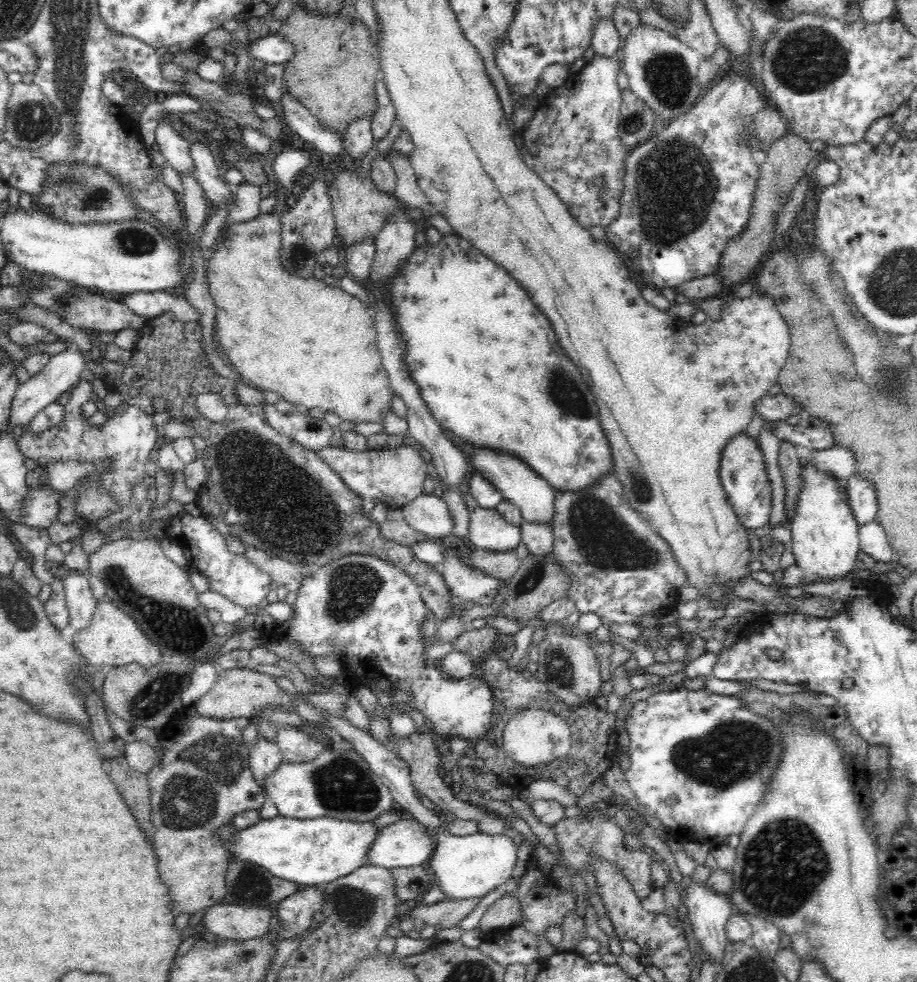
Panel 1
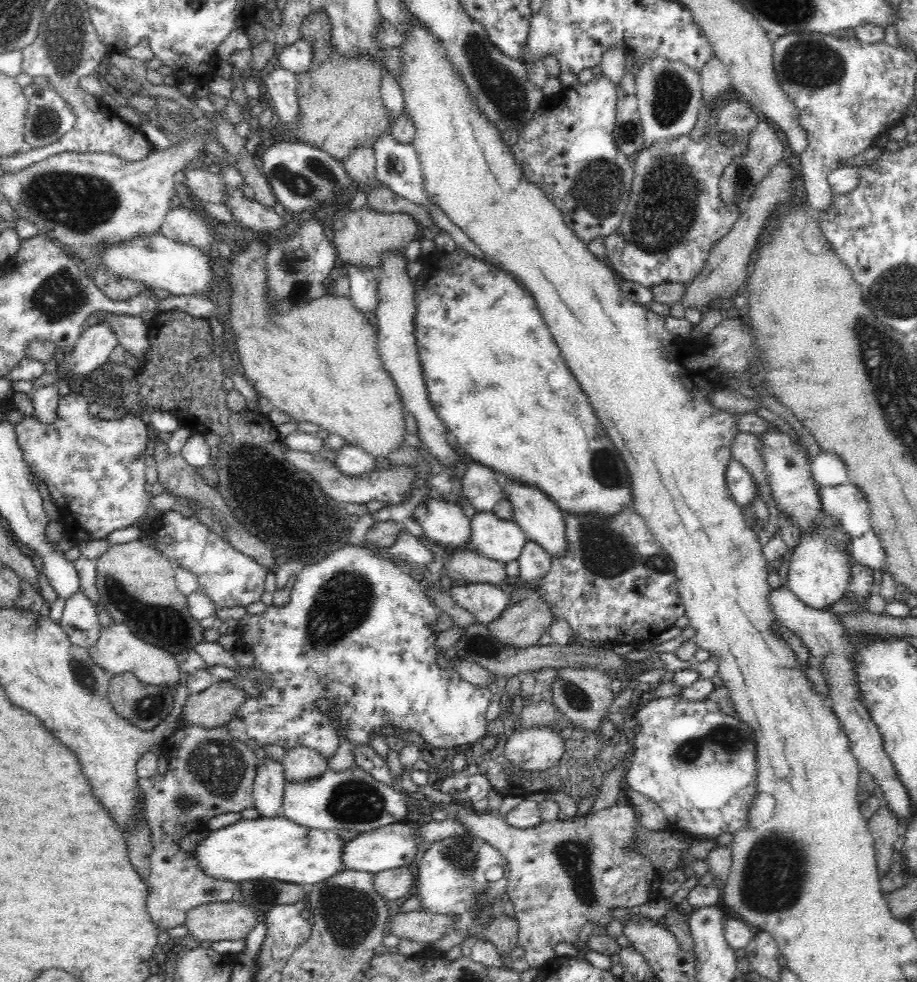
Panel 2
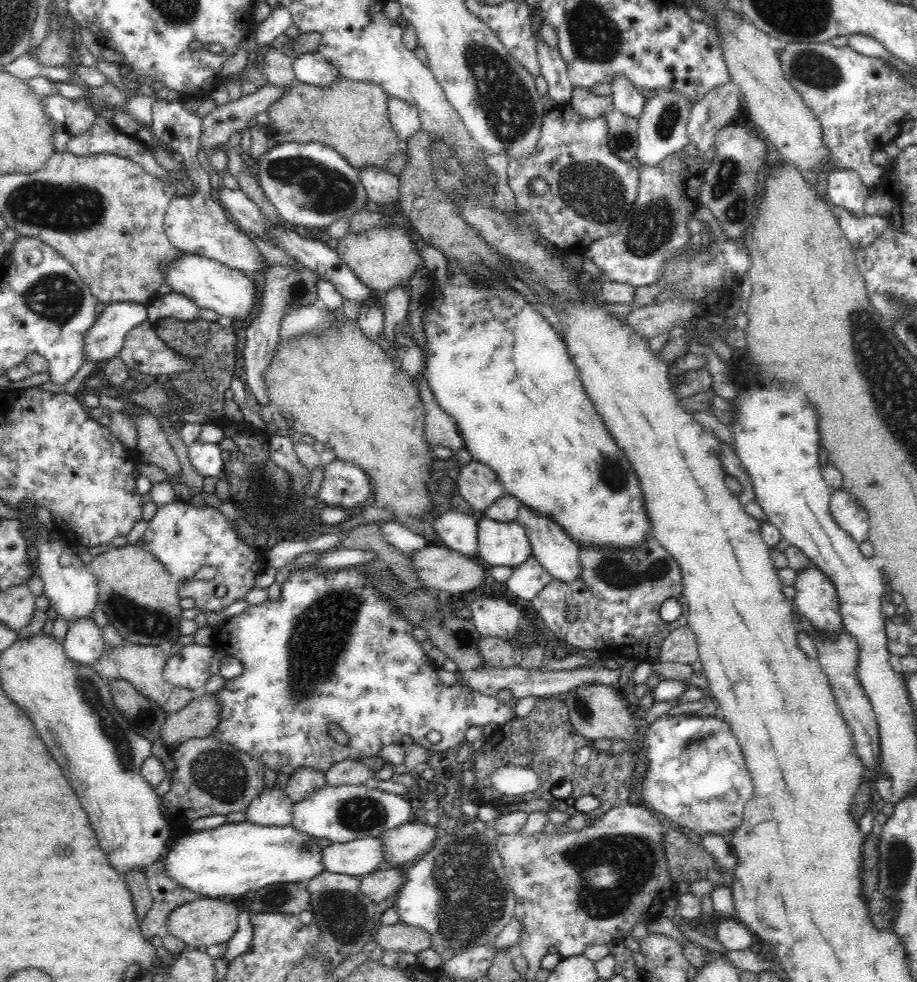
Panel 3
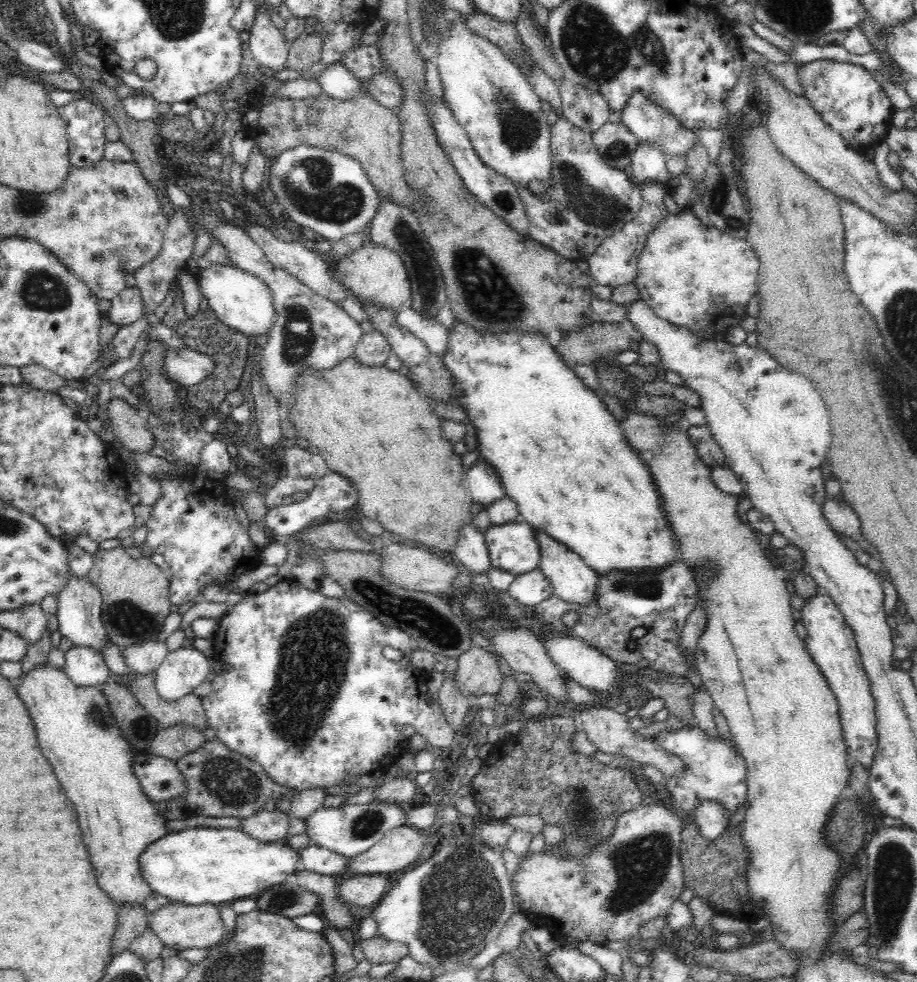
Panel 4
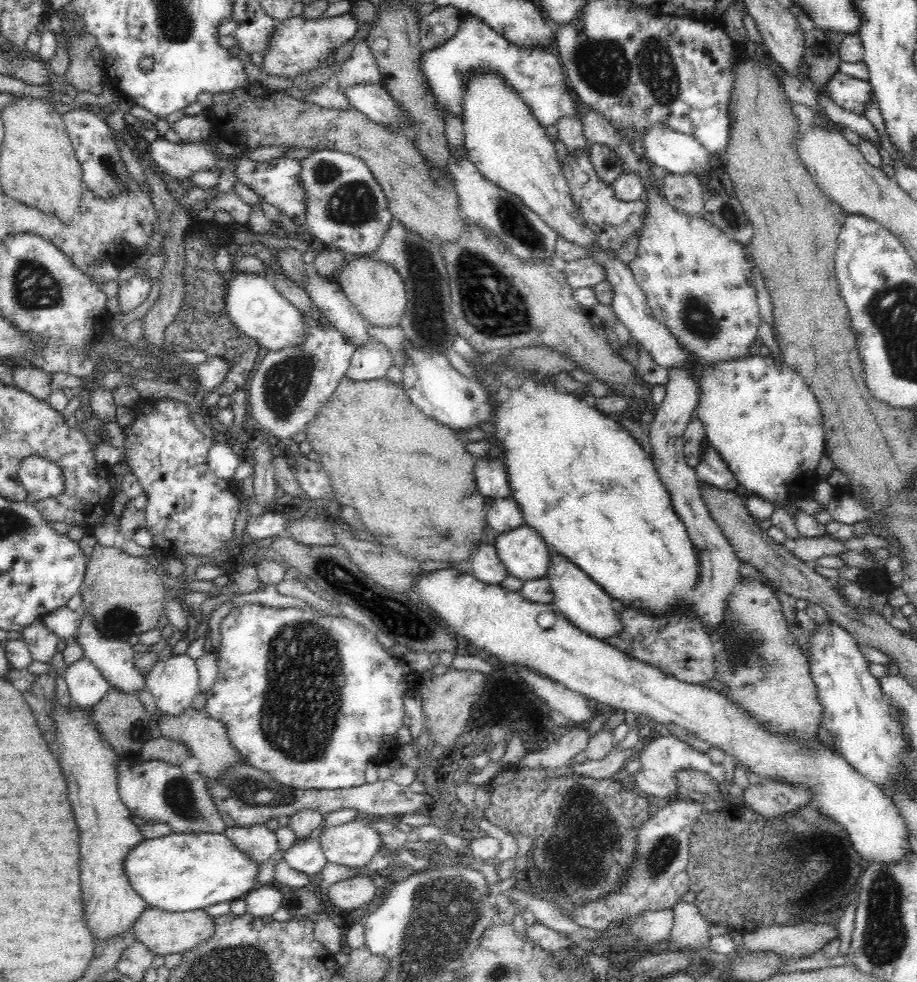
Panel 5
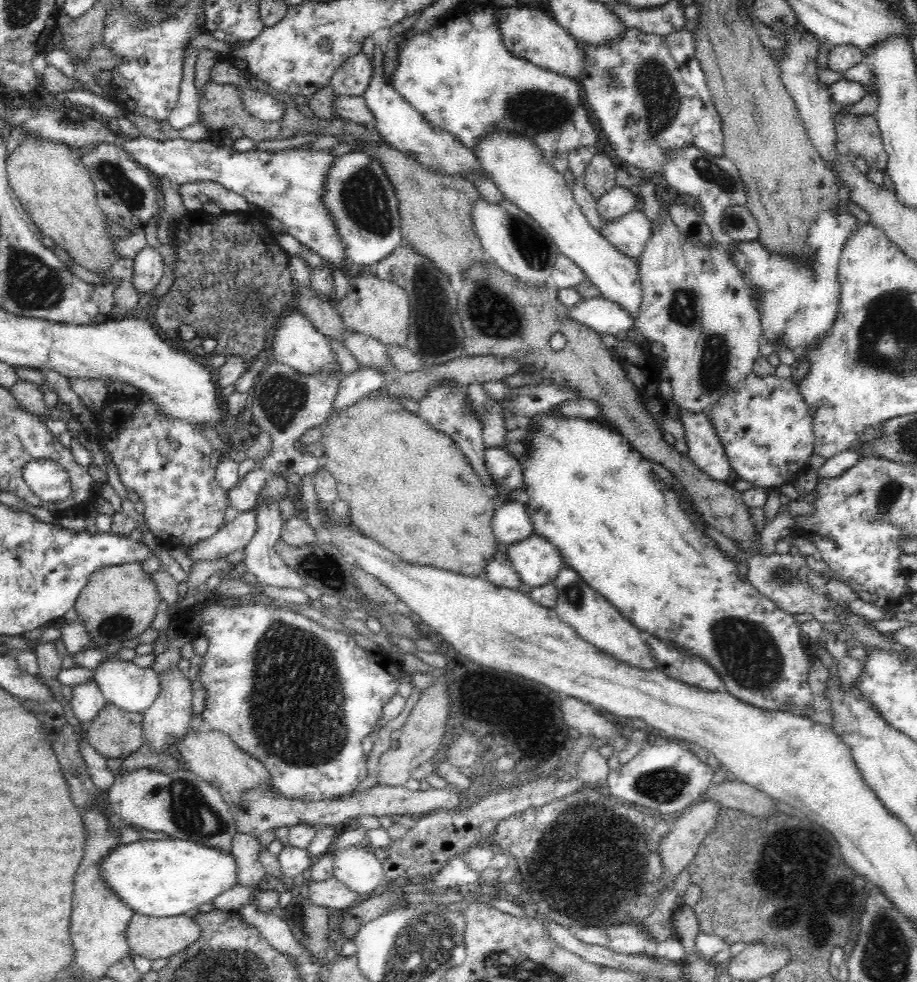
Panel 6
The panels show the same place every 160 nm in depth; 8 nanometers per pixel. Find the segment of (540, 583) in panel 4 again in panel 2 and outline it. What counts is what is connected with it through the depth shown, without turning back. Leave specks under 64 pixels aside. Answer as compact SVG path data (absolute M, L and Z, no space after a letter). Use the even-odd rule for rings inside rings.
M526 541L518 561L518 583L537 586L550 572L552 560L540 545Z

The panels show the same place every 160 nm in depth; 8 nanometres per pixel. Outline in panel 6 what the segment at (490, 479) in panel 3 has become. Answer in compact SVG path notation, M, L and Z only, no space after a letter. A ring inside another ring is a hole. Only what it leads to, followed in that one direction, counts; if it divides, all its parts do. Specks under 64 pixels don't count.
M486 448L485 465L492 478L504 488L514 490L523 486L523 465L506 448Z

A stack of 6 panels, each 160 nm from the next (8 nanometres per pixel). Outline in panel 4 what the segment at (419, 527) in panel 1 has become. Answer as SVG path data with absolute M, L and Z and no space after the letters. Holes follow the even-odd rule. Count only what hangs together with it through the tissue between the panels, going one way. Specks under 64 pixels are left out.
M471 523L461 528L454 554L476 578L481 580L484 580L487 572L493 569L485 536Z

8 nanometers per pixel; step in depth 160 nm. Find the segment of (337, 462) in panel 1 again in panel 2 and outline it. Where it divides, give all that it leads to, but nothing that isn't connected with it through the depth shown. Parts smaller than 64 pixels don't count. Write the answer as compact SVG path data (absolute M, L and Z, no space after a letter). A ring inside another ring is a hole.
M284 448L284 459L292 466L300 469L304 473L308 473L310 478L318 483L318 487L326 496L332 498L334 502L339 502L343 505L353 507L357 504L368 503L369 500L381 500L384 503L400 502L406 492L410 490L410 484L414 480L414 468L406 467L405 465L393 465L388 470L378 471L374 469L372 472L364 473L361 477L348 477L344 473L338 471L338 467L333 462L323 460L318 453L310 454L294 450L292 448Z

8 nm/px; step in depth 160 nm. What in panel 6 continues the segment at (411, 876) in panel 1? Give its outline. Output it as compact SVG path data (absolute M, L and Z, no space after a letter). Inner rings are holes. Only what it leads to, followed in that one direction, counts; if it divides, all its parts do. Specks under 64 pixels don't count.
M334 876L328 880L320 880L320 882L310 881L307 887L308 899L316 906L326 907L331 913L341 913L360 900L356 893L350 891Z

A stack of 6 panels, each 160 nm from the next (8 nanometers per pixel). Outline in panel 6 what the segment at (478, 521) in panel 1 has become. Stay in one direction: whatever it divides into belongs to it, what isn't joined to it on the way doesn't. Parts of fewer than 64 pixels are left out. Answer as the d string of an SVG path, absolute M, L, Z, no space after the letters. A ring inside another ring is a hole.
M538 534L511 544L506 555L507 559L512 561L522 583L532 589L555 584L564 564L560 550Z

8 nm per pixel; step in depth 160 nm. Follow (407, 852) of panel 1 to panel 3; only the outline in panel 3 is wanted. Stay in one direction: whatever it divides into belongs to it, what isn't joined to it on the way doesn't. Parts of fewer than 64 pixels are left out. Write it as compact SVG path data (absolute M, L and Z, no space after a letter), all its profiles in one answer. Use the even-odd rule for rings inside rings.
M366 837L347 843L332 843L322 848L322 865L324 872L362 877L381 867L382 843L380 837Z

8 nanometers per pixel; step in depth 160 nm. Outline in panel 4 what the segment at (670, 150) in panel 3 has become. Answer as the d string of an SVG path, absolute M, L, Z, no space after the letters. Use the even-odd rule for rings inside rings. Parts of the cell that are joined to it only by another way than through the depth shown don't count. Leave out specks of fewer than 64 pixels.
M639 144L634 156L632 156L631 166L628 174L633 186L641 190L648 181L665 183L671 178L666 170L667 158L656 146L649 144Z

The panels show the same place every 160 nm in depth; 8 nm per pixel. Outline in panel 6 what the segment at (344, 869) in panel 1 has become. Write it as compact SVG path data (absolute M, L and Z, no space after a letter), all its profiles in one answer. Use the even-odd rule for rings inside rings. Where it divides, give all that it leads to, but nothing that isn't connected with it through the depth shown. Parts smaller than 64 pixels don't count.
M170 837L156 840L141 838L136 842L118 845L98 862L98 873L104 885L108 885L108 889L112 891L112 895L116 895L120 903L130 907L132 914L156 918L184 915L196 909L200 904L213 901L218 894L232 888L236 882L236 864L233 855L226 855L222 851L196 841Z

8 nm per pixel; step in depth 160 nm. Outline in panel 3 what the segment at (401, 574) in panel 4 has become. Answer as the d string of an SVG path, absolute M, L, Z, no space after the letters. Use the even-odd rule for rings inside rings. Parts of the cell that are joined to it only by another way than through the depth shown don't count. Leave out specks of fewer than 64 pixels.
M428 543L426 547L416 550L412 556L408 556L408 559L414 566L418 579L436 593L445 591L448 595L456 595L468 593L471 590L476 591L476 586L482 584L484 578L489 578L483 562L466 559L460 553L439 543Z

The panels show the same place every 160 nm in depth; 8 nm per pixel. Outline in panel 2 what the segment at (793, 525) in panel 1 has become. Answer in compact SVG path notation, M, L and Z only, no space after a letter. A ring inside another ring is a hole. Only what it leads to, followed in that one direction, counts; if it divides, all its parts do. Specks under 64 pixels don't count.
M826 512L815 531L801 535L793 550L786 586L805 606L819 612L830 612L832 606L843 600L851 580L848 553L851 539Z

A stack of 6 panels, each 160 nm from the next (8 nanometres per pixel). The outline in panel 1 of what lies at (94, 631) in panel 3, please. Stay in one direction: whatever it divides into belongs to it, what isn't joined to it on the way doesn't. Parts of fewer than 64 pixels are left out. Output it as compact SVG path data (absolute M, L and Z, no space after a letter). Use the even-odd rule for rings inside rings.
M68 571L63 580L69 613L68 624L76 631L84 630L93 620L97 601L92 596L89 580L80 573Z

